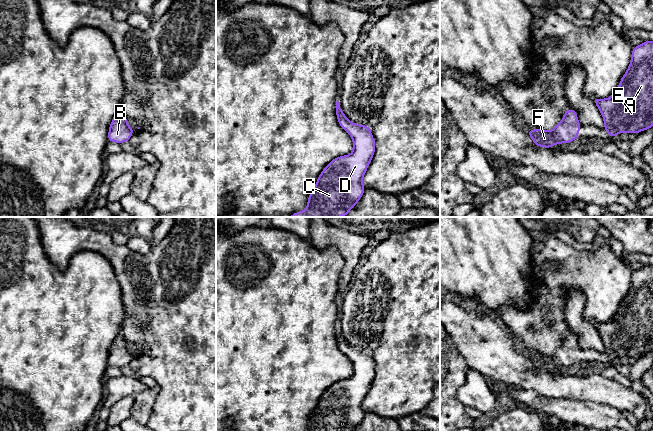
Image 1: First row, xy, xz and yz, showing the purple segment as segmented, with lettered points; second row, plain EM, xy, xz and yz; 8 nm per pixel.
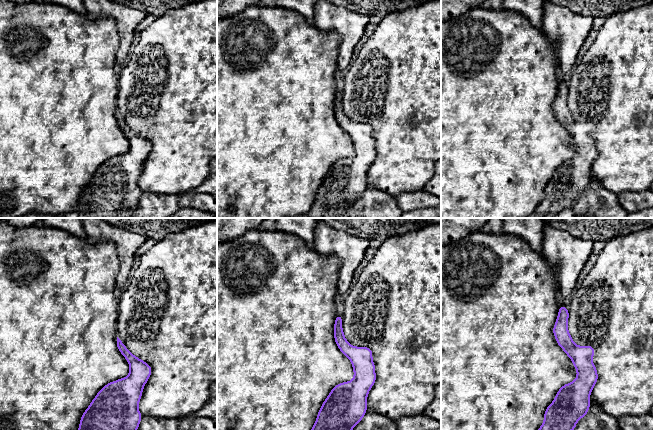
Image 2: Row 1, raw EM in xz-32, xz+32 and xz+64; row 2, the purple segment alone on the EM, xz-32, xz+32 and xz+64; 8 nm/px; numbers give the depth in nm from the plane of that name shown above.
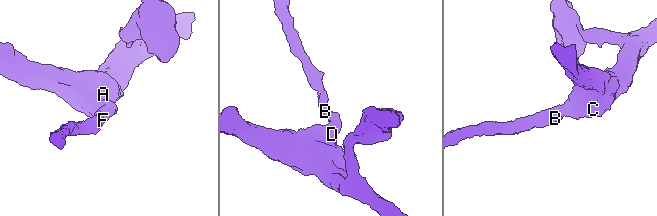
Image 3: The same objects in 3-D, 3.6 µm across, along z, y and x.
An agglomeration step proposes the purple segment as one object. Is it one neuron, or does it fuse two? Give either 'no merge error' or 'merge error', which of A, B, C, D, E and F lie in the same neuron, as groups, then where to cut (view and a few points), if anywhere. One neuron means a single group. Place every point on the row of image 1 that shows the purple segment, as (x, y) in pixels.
no merge error | A B C D E F | no cut

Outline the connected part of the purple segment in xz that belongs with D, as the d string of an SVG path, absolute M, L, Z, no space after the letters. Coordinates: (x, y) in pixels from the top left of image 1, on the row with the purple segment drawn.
M338 100L336 115L353 140L353 151L323 169L309 194L307 208L289 217L347 216L364 193L363 177L375 152L375 139L367 125L354 124L343 114Z

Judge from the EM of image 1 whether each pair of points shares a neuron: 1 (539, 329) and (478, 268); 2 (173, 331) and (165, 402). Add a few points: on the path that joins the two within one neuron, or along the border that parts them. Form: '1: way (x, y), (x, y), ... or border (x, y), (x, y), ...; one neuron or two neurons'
1: border (536, 294), (526, 309), (503, 306), (496, 312); two neurons
2: way (173, 349), (173, 384); one neuron

